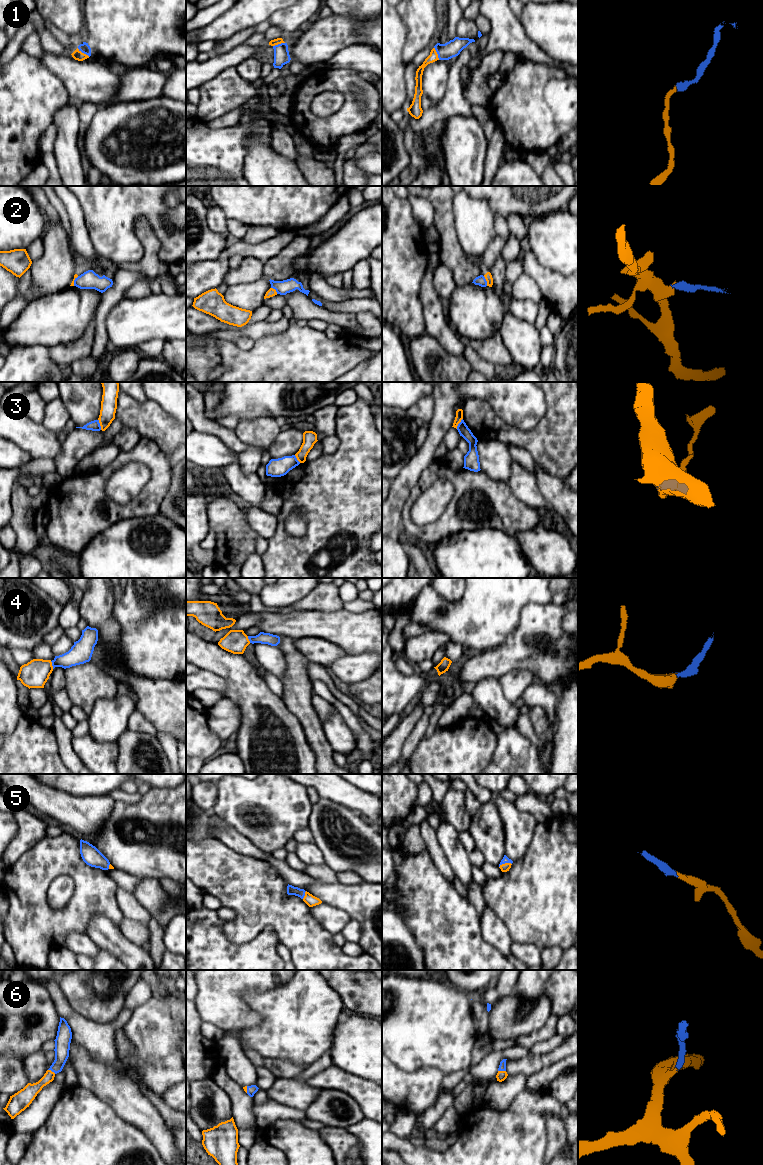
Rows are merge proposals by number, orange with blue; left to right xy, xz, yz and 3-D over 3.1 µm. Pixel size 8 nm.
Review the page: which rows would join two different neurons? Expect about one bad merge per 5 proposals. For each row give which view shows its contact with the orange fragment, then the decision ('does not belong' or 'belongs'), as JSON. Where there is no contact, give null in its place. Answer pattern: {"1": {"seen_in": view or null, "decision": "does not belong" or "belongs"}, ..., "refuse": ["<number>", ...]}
{"1": {"seen_in": "xy", "decision": "belongs"}, "2": {"seen_in": "yz", "decision": "does not belong"}, "3": {"seen_in": "xy", "decision": "does not belong"}, "4": {"seen_in": "xy", "decision": "belongs"}, "5": {"seen_in": "yz", "decision": "belongs"}, "6": {"seen_in": "yz", "decision": "belongs"}, "refuse": ["2", "3"]}

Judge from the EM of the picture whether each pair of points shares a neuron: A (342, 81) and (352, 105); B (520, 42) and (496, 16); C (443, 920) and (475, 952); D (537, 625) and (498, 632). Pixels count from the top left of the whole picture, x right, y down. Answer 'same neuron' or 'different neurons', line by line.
A: same neuron
B: same neuron
C: same neuron
D: different neurons

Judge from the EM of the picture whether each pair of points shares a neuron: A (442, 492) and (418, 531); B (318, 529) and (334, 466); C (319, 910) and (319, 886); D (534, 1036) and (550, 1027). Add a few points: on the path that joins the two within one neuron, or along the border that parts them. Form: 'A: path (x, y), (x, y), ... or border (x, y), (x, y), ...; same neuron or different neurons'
A: border (410, 509), (417, 524), (431, 523), (443, 513); different neurons
B: path (334, 513), (334, 482); same neuron
C: border (322, 902), (336, 906), (344, 911); different neurons
D: path (538, 1035), (546, 1031); same neuron

